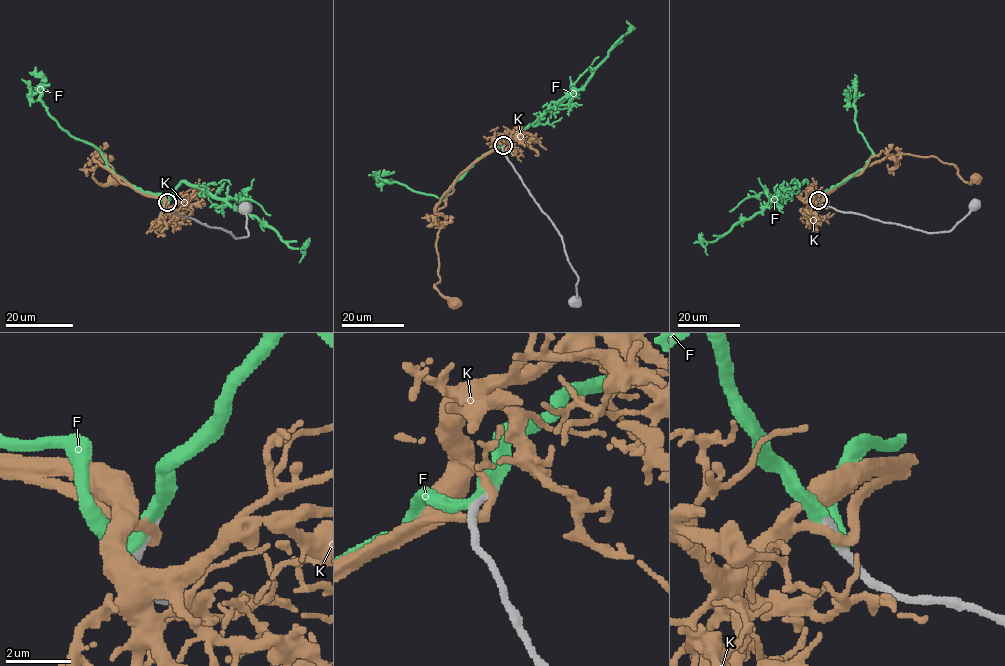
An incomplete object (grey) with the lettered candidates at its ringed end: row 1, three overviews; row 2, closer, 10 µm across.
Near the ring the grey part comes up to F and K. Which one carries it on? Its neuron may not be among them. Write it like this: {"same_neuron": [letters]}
{"same_neuron": ["F"]}

